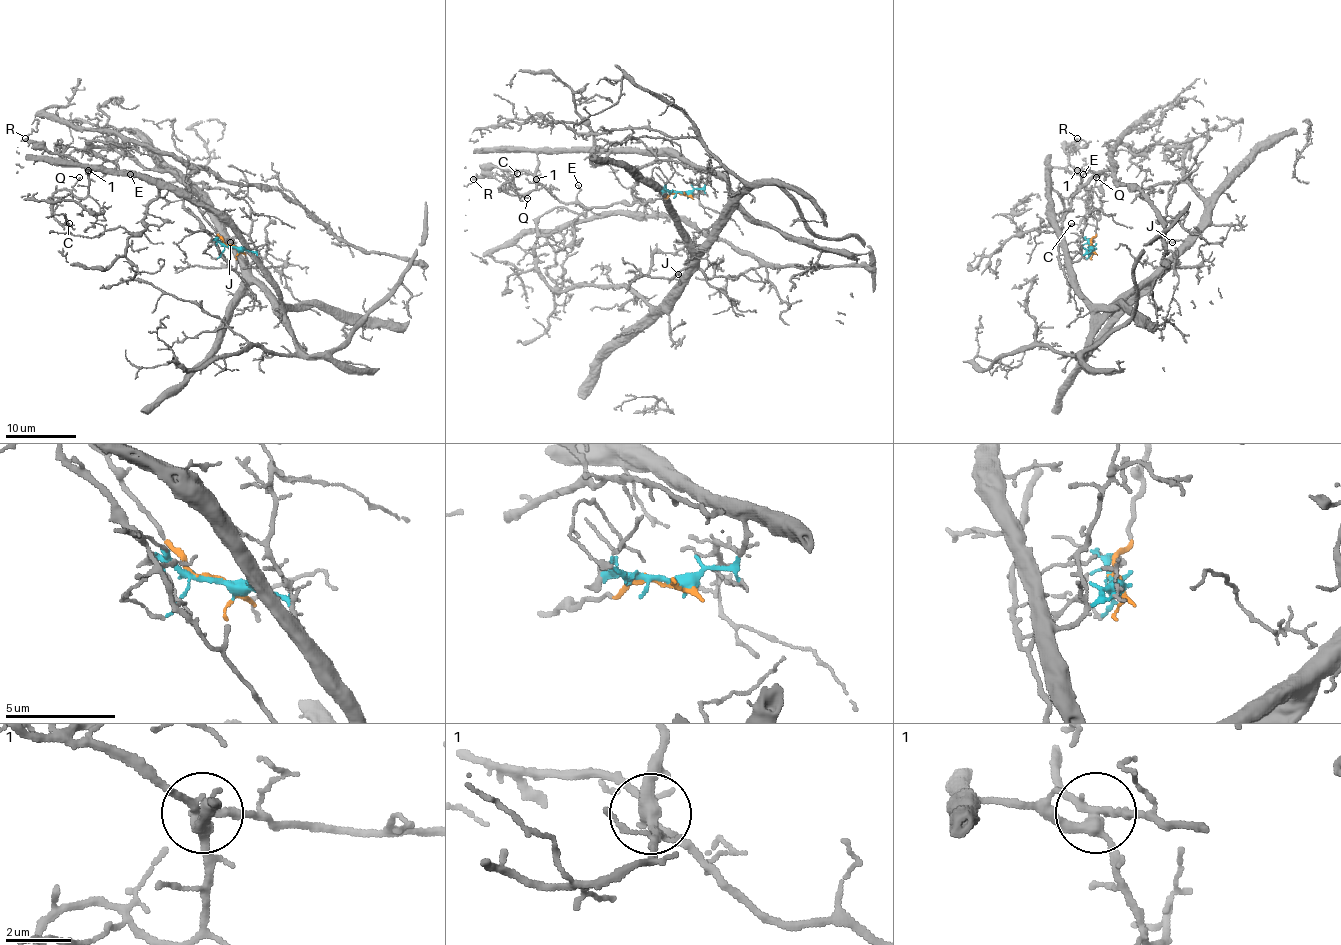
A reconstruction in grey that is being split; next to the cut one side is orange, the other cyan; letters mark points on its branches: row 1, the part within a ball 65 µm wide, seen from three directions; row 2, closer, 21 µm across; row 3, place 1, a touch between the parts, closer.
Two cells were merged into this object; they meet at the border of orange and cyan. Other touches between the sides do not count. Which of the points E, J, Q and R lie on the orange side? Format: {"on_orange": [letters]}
{"on_orange": ["E", "R"]}

